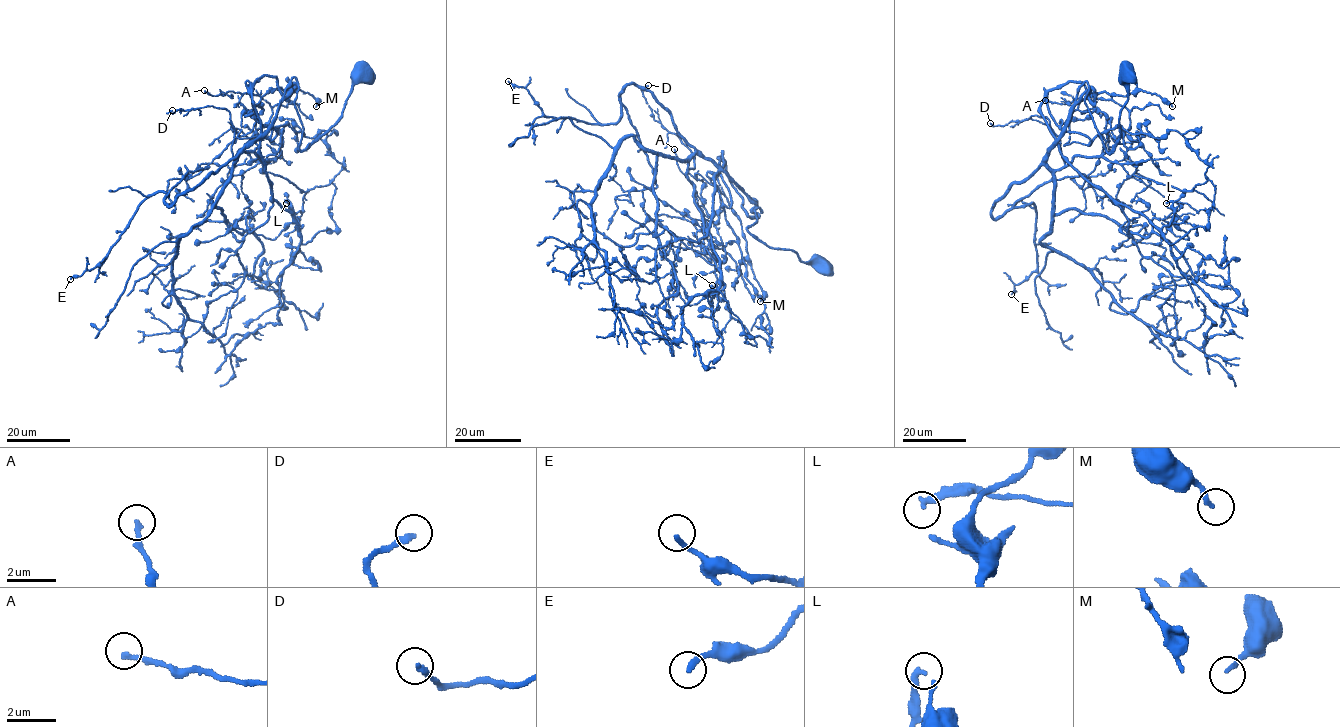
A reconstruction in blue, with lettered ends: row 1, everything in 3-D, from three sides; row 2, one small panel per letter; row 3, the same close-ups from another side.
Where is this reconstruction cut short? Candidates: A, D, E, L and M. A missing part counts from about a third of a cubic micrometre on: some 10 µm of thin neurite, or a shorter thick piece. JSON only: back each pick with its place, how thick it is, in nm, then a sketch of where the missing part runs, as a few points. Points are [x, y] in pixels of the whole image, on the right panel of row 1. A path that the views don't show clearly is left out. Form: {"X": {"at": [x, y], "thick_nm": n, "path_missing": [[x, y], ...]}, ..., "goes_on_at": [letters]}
{"A": {"at": [1045, 100], "thick_nm": 200}, "E": {"at": [1011, 294], "thick_nm": 200, "path_missing": [[1011, 294], [1007, 305], [993, 308], [985, 314], [987, 325]]}, "goes_on_at": ["A", "E"]}

